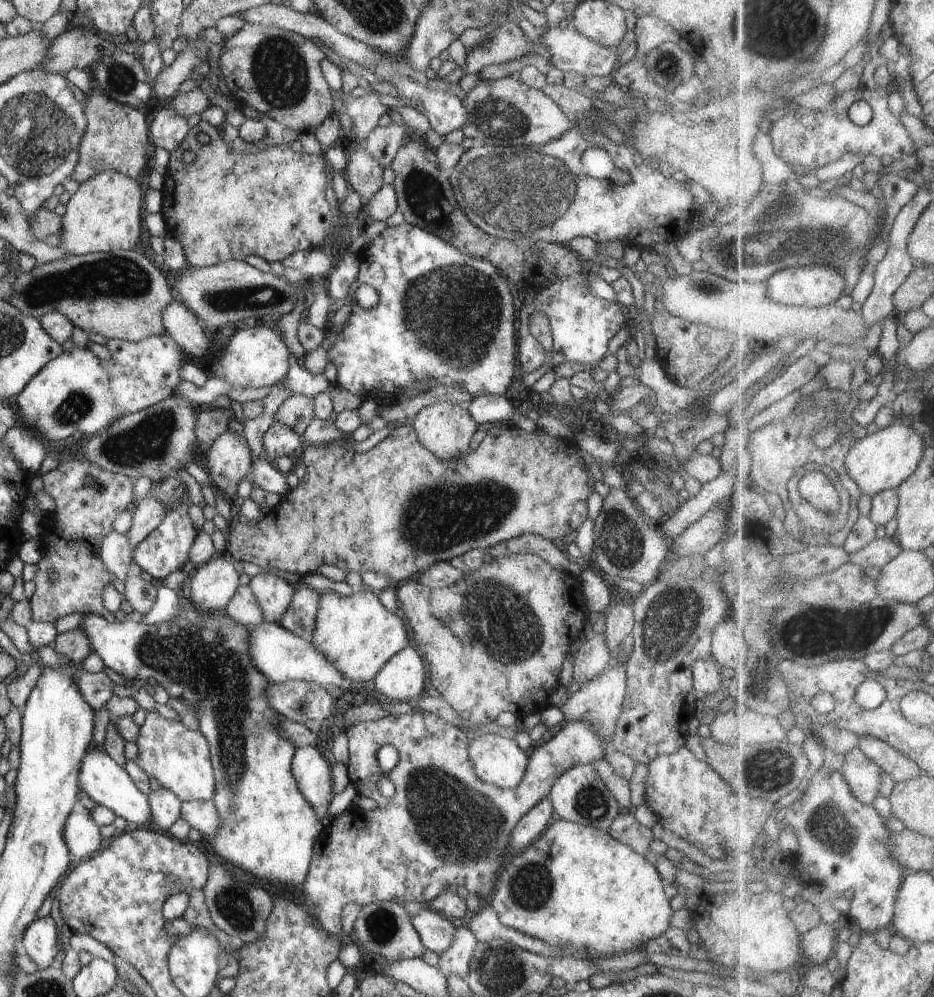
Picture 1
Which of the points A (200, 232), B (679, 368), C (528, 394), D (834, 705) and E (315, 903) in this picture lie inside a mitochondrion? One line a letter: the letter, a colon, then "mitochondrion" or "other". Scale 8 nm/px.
A: other
B: other
C: other
D: other
E: other

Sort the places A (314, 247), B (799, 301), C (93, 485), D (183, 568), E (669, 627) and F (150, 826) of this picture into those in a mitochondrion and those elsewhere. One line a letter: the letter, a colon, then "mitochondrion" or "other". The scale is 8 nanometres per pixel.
A: other
B: other
C: mitochondrion
D: other
E: mitochondrion
F: other

